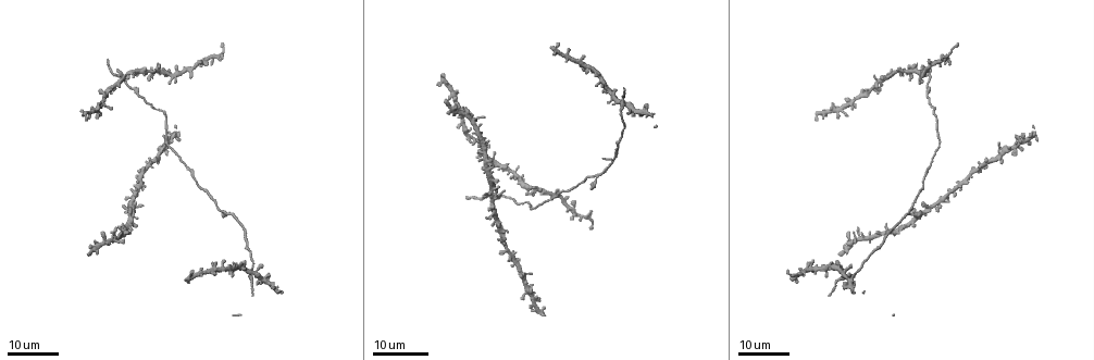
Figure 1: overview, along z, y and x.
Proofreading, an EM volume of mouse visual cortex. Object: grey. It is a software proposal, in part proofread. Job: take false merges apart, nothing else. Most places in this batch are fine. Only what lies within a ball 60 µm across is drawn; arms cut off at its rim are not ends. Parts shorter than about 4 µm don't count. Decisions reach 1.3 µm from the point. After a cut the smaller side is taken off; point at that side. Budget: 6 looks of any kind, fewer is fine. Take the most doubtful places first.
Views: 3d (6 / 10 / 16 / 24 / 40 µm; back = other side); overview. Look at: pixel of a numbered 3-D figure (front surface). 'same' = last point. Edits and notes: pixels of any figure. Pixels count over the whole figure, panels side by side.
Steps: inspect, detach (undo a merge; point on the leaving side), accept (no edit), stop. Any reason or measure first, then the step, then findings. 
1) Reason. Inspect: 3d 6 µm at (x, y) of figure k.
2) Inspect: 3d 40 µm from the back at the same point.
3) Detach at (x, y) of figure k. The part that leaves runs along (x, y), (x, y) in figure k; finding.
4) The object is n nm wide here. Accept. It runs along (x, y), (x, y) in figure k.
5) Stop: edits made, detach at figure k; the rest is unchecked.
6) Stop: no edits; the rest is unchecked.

Inspect: 3d 24 µm at (507, 246) of figure 1.

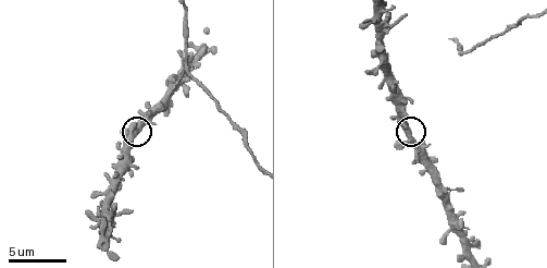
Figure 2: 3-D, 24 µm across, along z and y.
Inspect: 3d 10 µm at (409, 133) of figure 2.

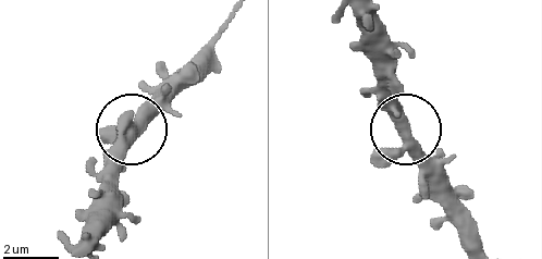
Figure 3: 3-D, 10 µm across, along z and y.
4 arms meet here. Accept. One neuron here.

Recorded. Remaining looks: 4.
Inspect: 3d 16 µm at (137, 89) of figure 1.

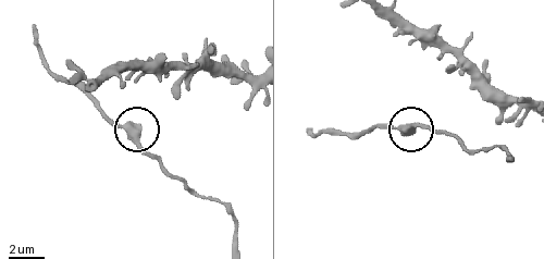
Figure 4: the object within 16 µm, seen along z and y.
Inspect: 3d 10 µm at (138, 130) of figure 4.

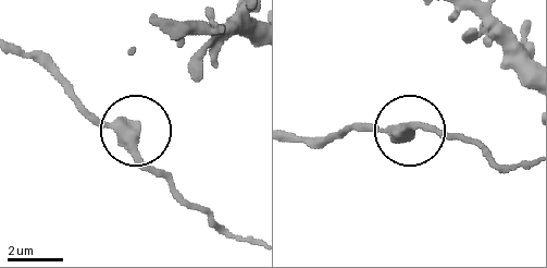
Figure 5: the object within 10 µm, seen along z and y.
Accept. It runs along (252, 242), (183, 199), (132, 132), (106, 126), (73, 101) in figure 5; all the same neuron.

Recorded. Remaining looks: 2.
Inspect: 3d 6 µm at (226, 114) of figure 2.

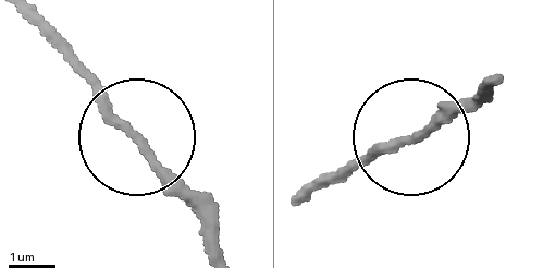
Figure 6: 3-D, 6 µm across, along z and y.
Accept. It runs along (406, 137), (328, 172) in figure 6; one neuron here.

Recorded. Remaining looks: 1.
Stop: no edits; the rest is unchecked.

